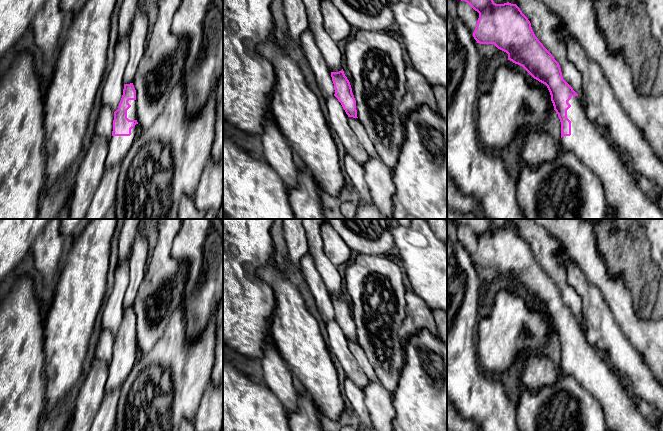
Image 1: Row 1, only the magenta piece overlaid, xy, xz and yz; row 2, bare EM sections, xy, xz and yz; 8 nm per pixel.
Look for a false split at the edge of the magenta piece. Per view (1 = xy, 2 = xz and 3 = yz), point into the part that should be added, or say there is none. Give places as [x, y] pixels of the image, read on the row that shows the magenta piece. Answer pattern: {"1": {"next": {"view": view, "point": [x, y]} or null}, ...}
{"1": {"next": {"view": "xy", "point": [118, 146]}}, "2": {"next": null}, "3": {"next": {"view": "yz", "point": [624, 199]}}}

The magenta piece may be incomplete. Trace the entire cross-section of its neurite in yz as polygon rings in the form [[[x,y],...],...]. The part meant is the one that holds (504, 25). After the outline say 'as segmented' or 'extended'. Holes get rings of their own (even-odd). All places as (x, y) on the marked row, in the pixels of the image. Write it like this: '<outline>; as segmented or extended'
[[[461,0],[479,13],[473,37],[480,44],[494,44],[508,54],[508,60],[522,66],[534,79],[545,84],[550,92],[554,110],[561,122],[561,151],[571,152],[583,165],[595,173],[606,196],[606,211],[615,219],[663,219],[656,202],[646,196],[635,183],[630,171],[622,162],[602,132],[585,114],[582,101],[563,79],[559,63],[535,36],[531,23],[516,4],[496,4],[493,0]]]; extended

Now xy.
[[[133,83],[124,84],[121,101],[114,112],[112,137],[108,140],[106,167],[120,166],[135,141],[138,126],[136,90]]]; extended

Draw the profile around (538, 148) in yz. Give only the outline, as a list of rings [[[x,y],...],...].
[[[528,130],[523,136],[523,145],[519,149],[520,172],[526,168],[536,169],[554,161],[559,150],[553,138],[545,130]]]

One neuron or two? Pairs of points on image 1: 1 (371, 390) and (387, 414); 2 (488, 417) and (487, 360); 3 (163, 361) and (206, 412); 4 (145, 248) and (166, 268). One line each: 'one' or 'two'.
1: one
2: two
3: two
4: two

